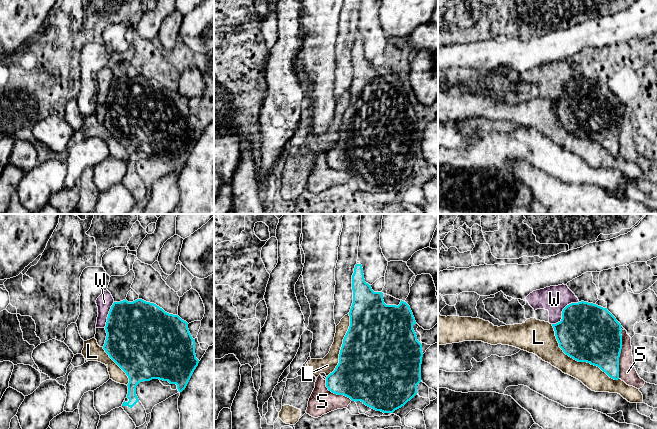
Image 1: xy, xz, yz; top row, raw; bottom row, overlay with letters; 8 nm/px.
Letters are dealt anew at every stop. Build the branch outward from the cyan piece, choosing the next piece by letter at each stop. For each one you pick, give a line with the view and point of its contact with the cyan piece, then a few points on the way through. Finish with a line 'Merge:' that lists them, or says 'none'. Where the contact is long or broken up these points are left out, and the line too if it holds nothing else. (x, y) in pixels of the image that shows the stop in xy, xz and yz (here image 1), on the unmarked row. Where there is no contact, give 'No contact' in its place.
Merge: none

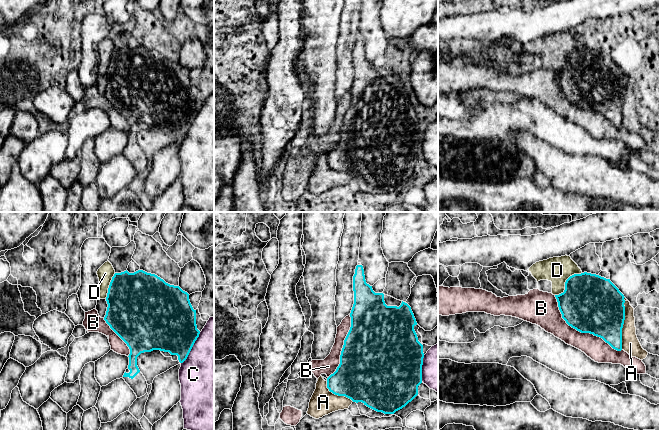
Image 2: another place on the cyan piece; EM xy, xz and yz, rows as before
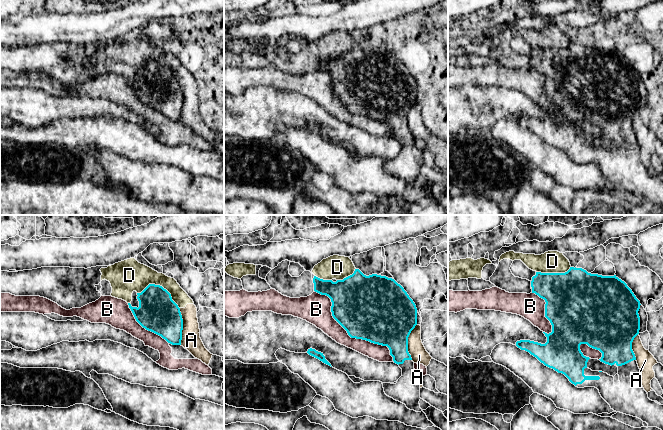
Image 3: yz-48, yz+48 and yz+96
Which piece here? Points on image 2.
Merge: none

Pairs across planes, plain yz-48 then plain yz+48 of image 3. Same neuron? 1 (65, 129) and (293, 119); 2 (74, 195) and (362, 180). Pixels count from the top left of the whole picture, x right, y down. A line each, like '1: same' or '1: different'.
1: same
2: different

